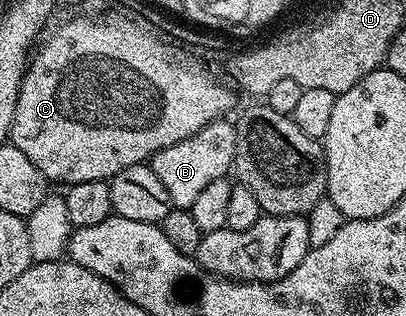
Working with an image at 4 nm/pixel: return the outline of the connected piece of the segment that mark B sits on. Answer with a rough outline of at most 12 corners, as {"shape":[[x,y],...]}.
{"shape":[[217,119],[150,158],[173,206],[191,209],[235,159],[236,126]]}

